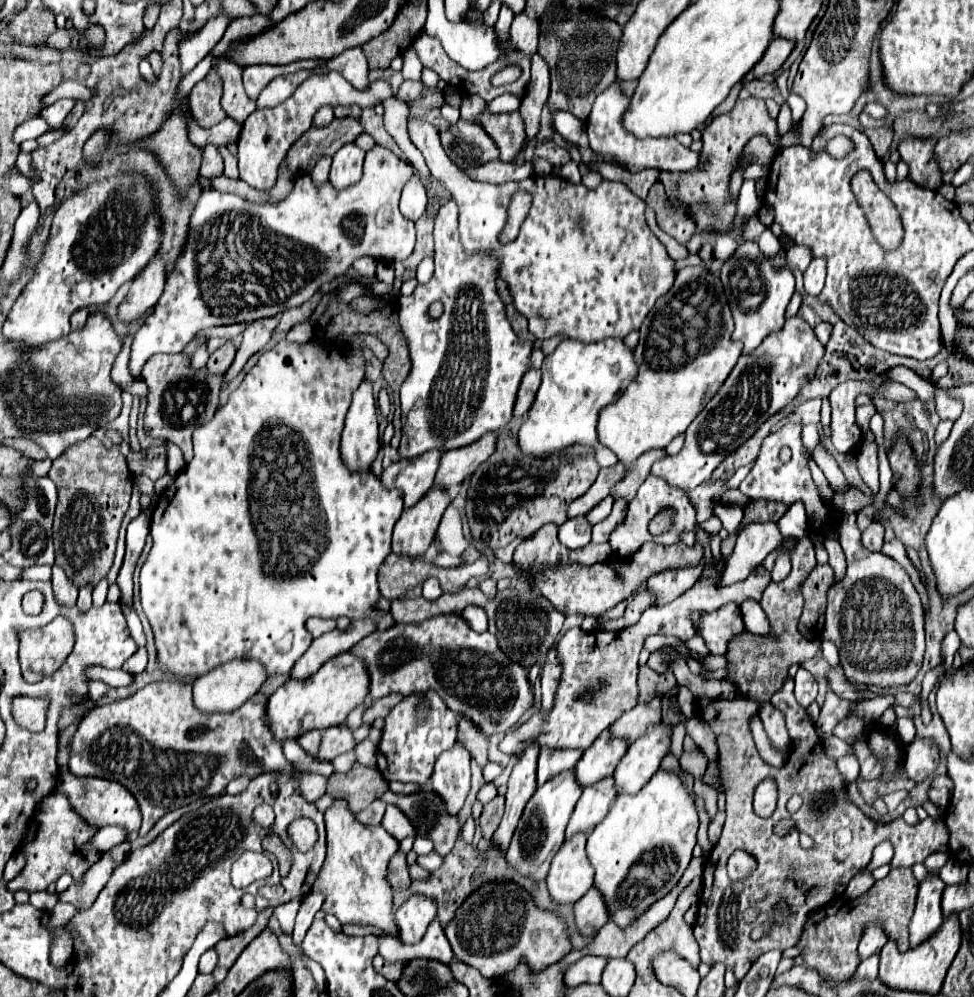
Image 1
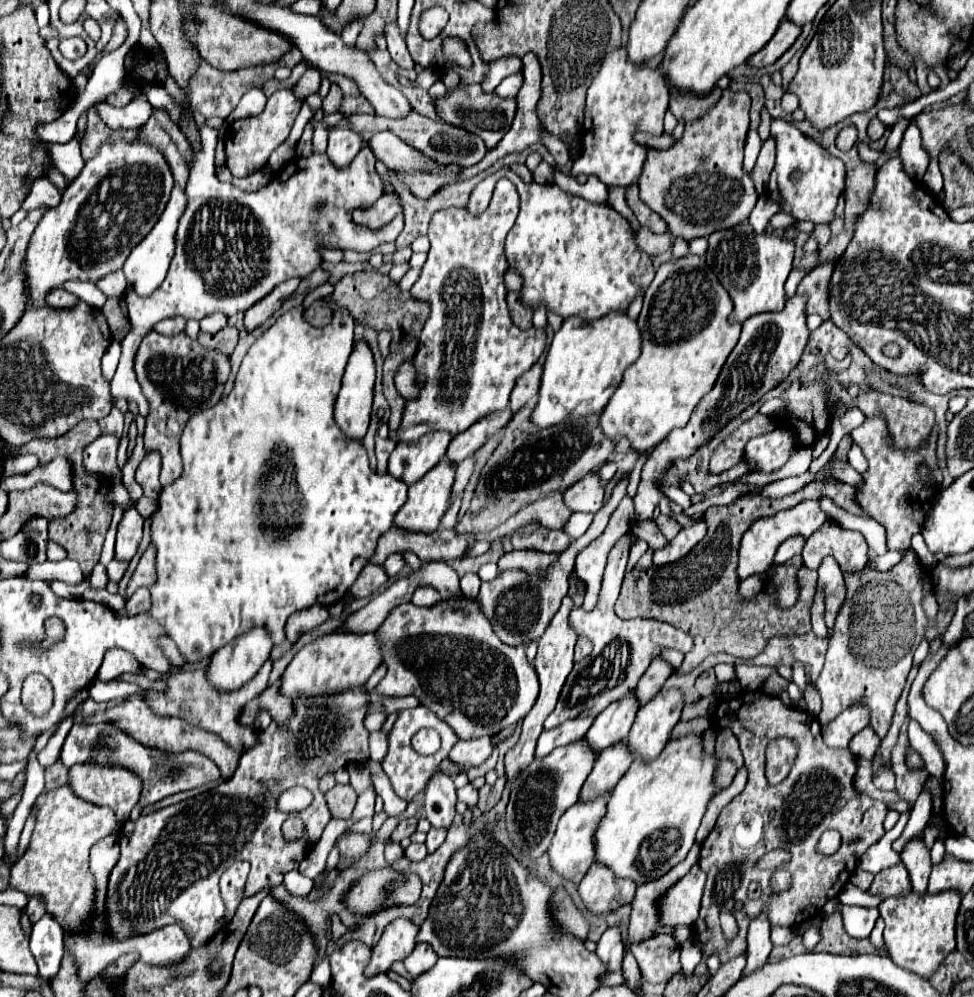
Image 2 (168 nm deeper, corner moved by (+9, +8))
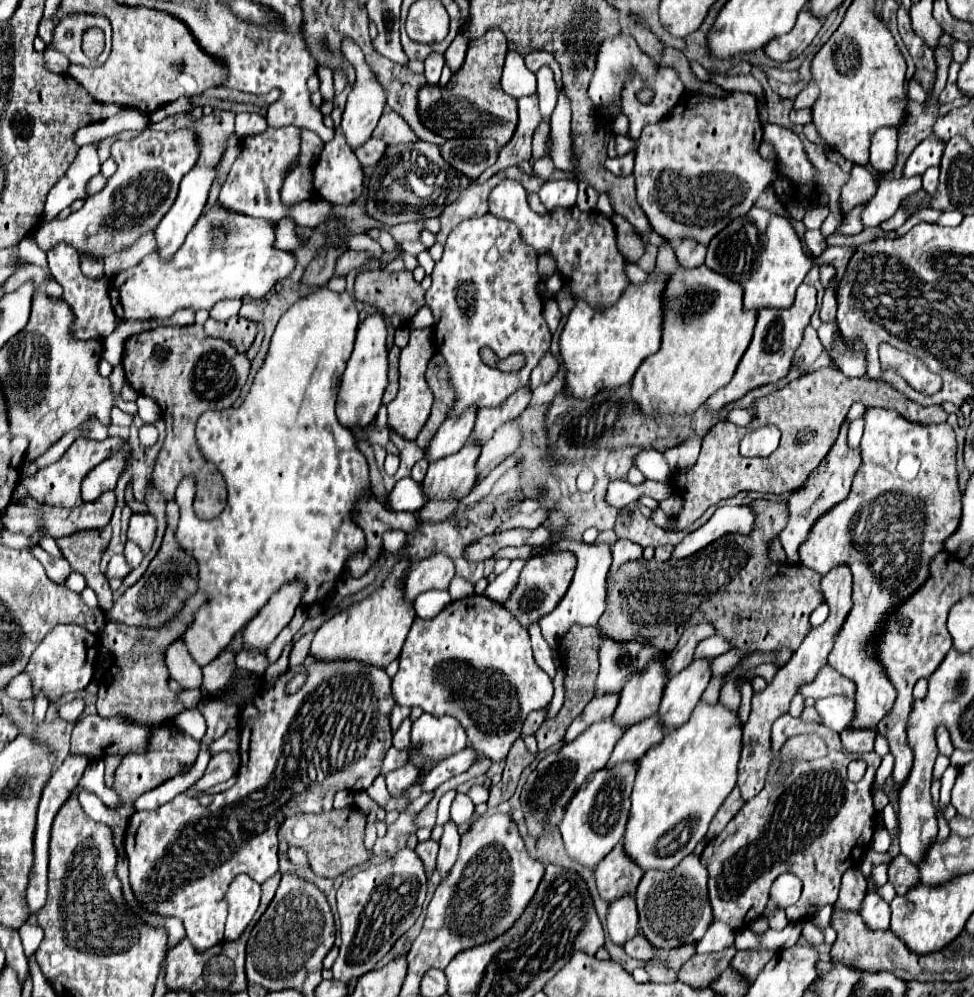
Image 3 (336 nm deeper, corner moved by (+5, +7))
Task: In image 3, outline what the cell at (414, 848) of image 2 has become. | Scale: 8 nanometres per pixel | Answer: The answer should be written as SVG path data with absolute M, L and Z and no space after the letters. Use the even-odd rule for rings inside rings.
M408 847L400 849L380 865L370 865L342 881L336 893L338 915L342 921L340 955L332 967L336 979L350 981L376 969L382 957L420 917L426 897L426 883L422 863Z

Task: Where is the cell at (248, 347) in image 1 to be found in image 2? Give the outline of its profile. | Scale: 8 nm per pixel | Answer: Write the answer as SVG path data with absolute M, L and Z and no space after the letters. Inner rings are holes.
M292 278L290 282L282 282L280 286L276 286L276 290L272 290L272 294L268 294L268 298L262 298L256 306L246 310L246 314L244 314L246 332L252 332L262 322L266 322L282 306L282 302L298 288L298 284L300 284L298 278Z

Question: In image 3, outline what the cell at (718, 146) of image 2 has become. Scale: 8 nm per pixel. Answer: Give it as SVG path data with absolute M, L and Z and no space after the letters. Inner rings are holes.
M684 93L678 105L660 121L648 123L636 143L636 199L644 209L652 231L664 237L668 243L680 241L684 235L708 245L710 239L720 233L732 219L748 213L758 195L774 181L778 167L758 155L762 143L762 123L758 117L758 105L750 93L730 93L726 97Z

